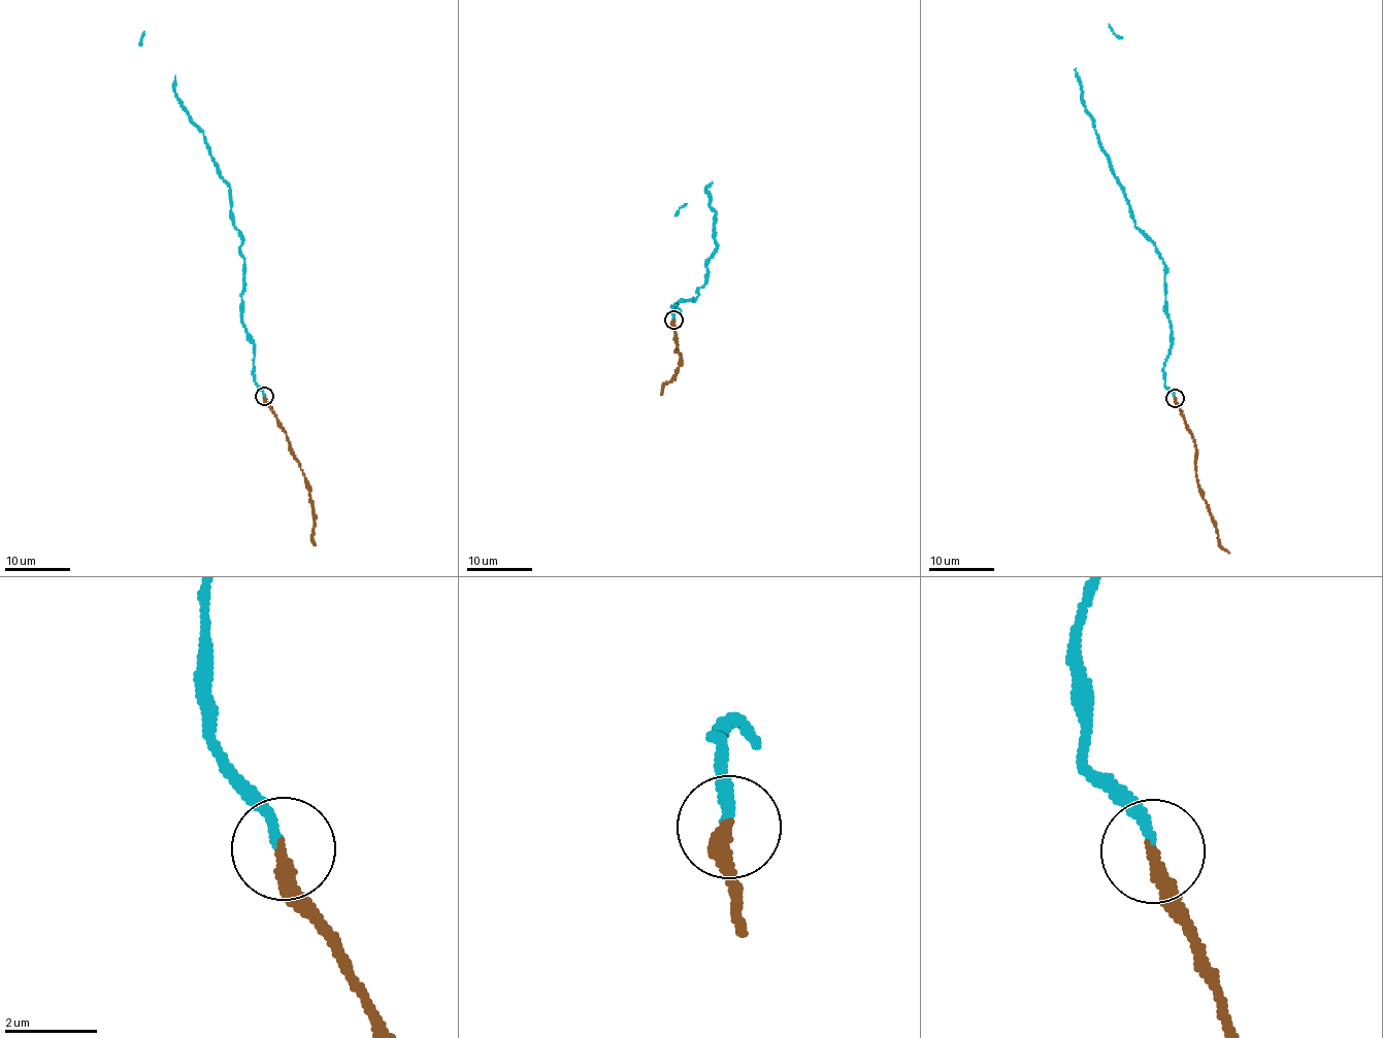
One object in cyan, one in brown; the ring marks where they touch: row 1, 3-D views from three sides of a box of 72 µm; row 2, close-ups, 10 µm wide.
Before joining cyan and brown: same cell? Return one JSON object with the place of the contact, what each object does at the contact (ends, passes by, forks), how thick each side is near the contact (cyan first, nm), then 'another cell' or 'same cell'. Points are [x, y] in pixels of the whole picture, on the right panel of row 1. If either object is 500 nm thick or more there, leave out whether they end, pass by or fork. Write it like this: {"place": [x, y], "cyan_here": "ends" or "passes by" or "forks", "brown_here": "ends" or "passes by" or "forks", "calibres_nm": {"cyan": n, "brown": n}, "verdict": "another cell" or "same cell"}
{"place": [1175, 398], "cyan_here": "ends", "brown_here": "ends", "calibres_nm": {"cyan": 220, "brown": 300}, "verdict": "same cell"}

